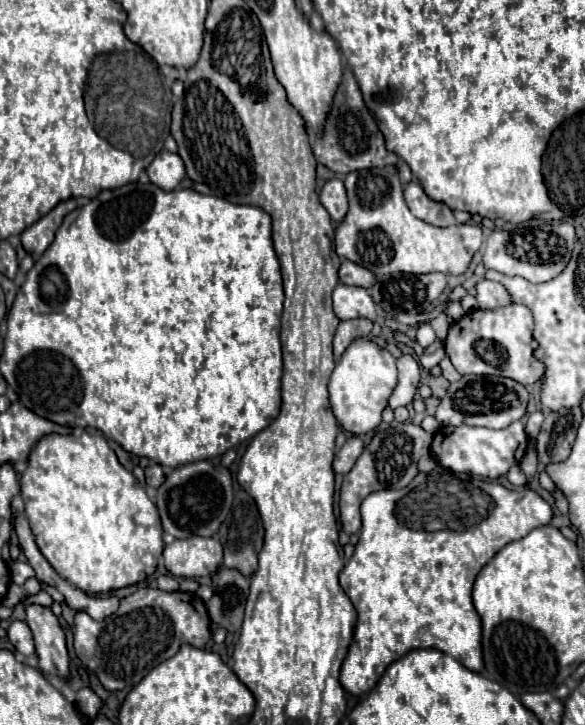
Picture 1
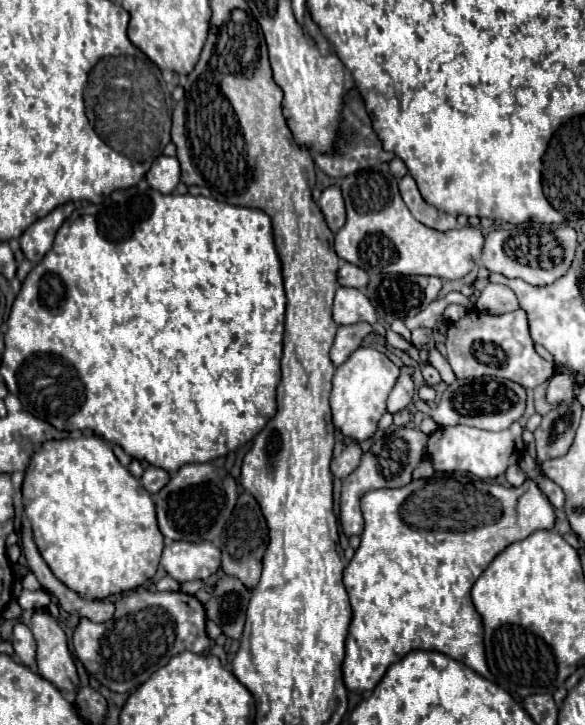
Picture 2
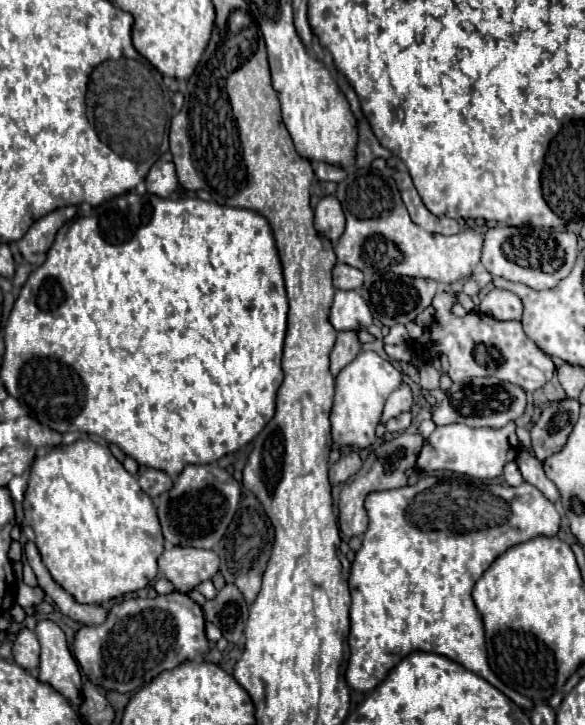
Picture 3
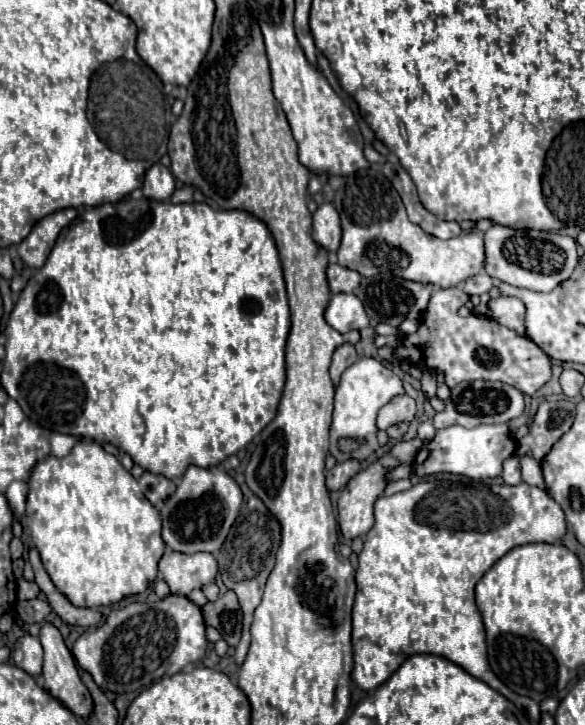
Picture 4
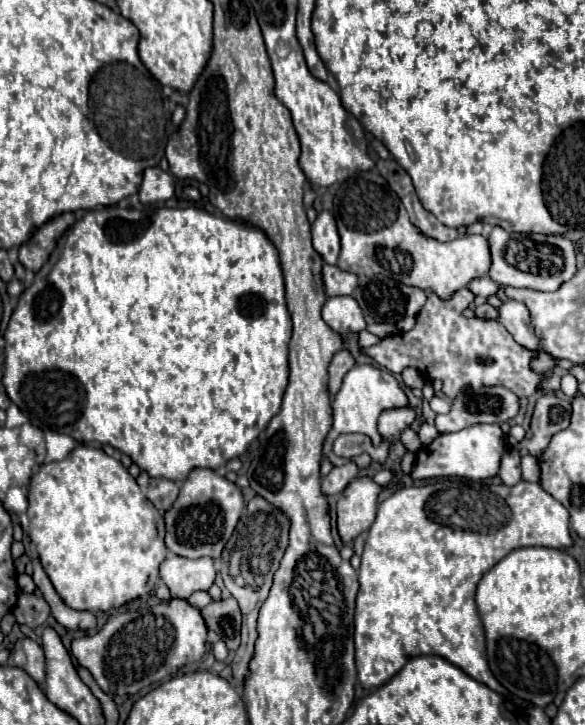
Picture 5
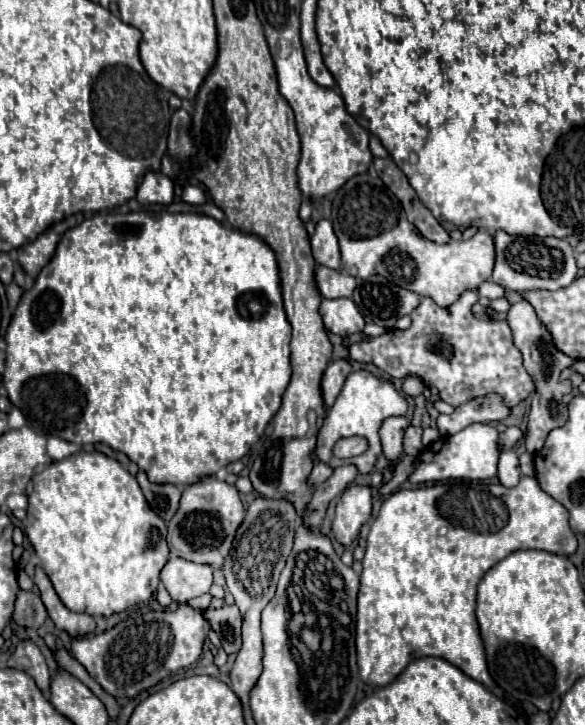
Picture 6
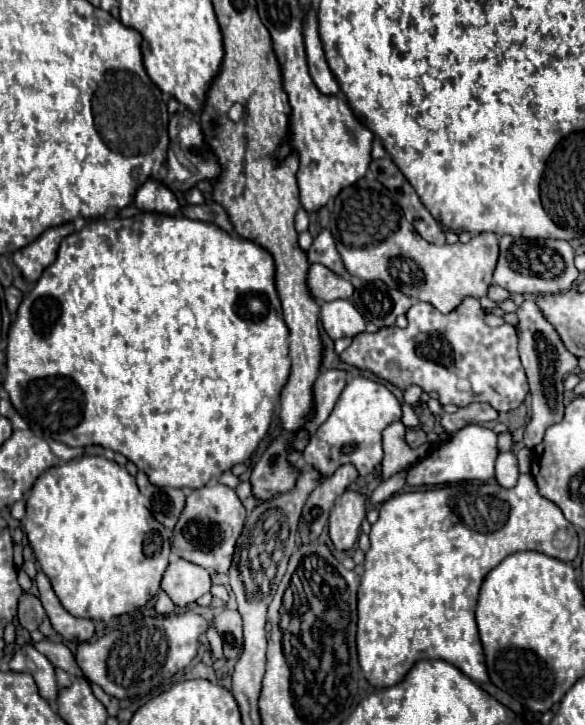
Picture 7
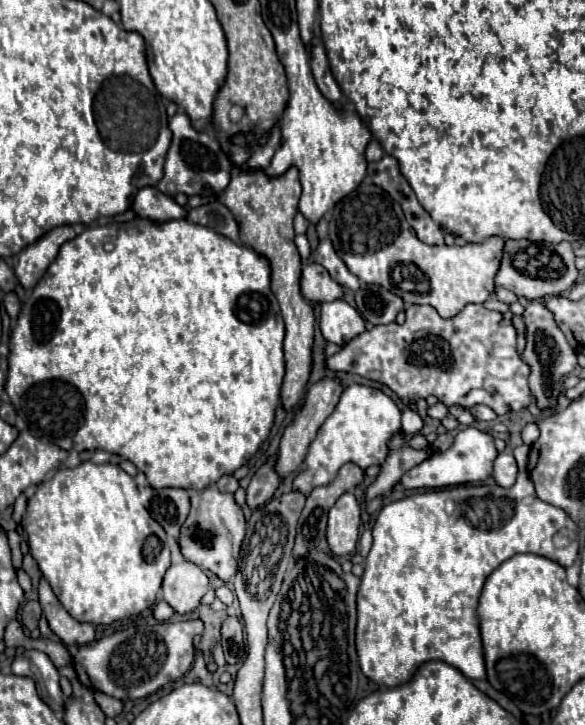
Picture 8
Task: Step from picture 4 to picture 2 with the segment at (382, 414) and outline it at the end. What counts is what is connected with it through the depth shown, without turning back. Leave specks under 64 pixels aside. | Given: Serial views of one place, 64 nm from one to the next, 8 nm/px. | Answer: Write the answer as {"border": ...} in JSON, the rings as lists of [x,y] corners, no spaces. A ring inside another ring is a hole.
{"border":[[[402,366],[400,368],[400,378],[396,382],[396,386],[392,388],[390,396],[388,396],[388,412],[396,414],[404,408],[408,408],[408,404],[412,402],[412,394],[414,394],[414,382],[412,382],[412,370]]]}

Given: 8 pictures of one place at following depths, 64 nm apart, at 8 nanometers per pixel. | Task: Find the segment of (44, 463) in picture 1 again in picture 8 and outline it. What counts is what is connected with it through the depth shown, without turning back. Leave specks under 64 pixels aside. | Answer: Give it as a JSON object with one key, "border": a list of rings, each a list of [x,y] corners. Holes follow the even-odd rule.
{"border":[[[82,462],[74,470],[62,468],[54,472],[52,480],[44,480],[36,494],[28,498],[26,518],[30,554],[58,600],[78,622],[108,626],[136,616],[156,602],[162,578],[170,568],[170,540],[142,506],[134,478],[120,466]]]}

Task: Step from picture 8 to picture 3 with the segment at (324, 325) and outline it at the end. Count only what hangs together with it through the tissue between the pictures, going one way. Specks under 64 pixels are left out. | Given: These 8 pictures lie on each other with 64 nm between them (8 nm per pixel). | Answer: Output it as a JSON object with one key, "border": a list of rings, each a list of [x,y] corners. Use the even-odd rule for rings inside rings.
{"border":[[[336,290],[328,320],[338,332],[348,332],[368,328],[372,324],[372,314],[362,296],[354,290]]]}

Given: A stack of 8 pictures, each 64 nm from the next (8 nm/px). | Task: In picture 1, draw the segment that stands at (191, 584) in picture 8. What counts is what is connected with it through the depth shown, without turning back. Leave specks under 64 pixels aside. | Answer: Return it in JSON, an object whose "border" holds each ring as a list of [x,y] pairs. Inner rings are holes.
{"border":[[[214,538],[174,540],[164,548],[164,566],[176,578],[210,576],[222,564],[222,546]]]}

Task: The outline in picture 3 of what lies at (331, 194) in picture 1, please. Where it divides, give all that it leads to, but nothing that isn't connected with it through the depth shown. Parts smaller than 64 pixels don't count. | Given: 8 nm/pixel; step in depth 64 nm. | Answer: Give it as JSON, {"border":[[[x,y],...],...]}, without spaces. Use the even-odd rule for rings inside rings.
{"border":[[[326,196],[318,202],[314,214],[316,214],[316,218],[314,218],[316,232],[322,238],[336,244],[344,232],[344,214],[340,208],[340,202],[334,196]]]}

